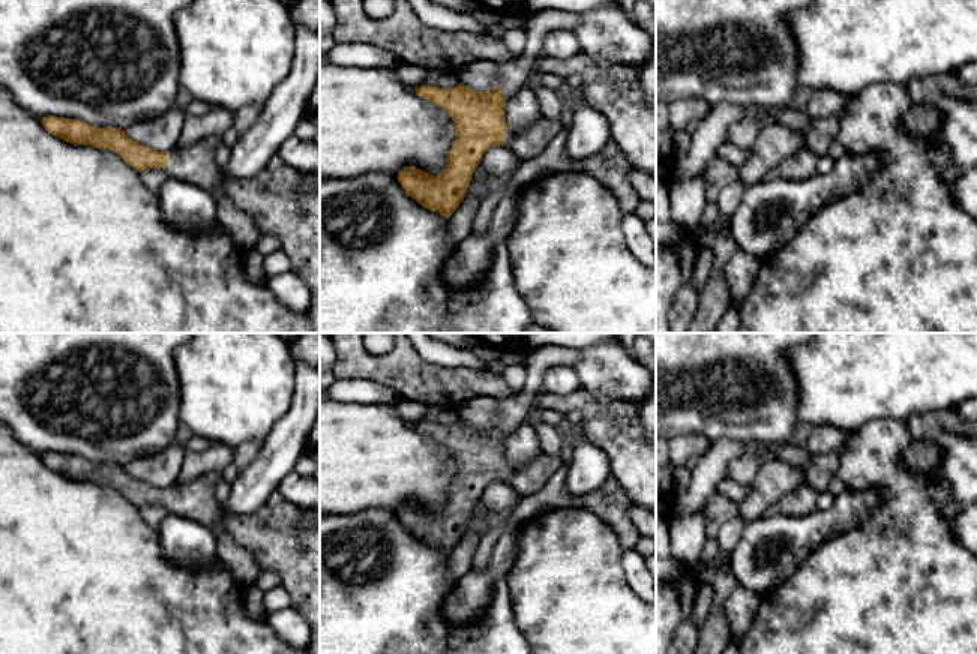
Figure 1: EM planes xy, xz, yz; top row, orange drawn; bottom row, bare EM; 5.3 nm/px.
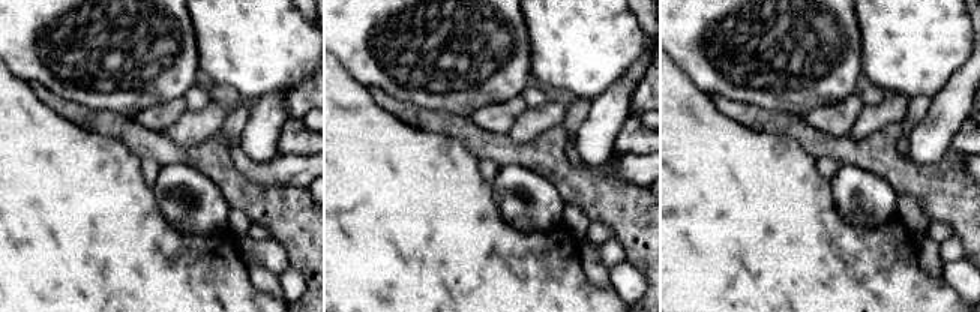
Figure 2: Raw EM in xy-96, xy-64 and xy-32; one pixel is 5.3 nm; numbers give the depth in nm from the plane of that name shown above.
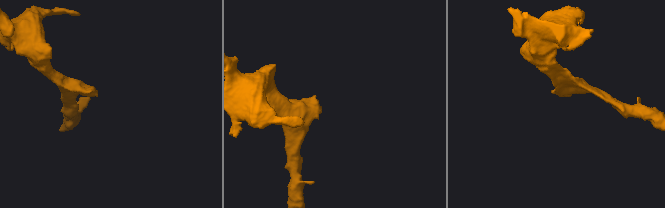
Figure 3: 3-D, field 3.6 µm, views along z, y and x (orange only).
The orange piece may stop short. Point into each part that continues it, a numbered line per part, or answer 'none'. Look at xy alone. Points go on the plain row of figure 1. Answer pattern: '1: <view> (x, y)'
1: xy (276, 536)

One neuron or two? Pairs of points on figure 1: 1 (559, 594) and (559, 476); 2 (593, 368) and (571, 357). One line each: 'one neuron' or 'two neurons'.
1: two neurons
2: two neurons

